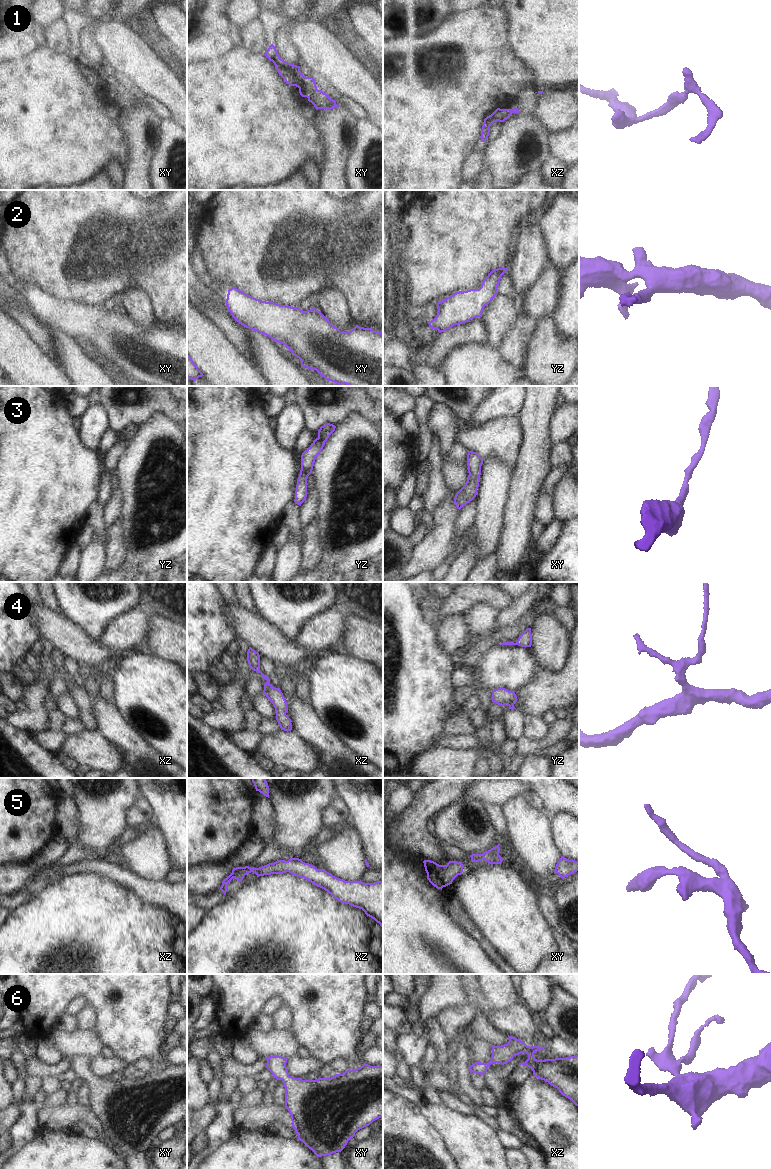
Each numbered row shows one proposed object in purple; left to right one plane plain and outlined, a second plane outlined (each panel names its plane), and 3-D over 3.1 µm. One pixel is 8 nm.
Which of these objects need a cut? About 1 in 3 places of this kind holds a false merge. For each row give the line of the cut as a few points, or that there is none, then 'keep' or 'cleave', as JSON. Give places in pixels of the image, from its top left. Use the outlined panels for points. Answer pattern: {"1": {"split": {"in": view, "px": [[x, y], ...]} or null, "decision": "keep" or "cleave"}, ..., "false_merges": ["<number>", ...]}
{"1": {"split": null, "decision": "keep"}, "2": {"split": null, "decision": "keep"}, "3": {"split": null, "decision": "keep"}, "4": {"split": null, "decision": "keep"}, "5": {"split": null, "decision": "keep"}, "6": {"split": null, "decision": "keep"}, "false_merges": []}

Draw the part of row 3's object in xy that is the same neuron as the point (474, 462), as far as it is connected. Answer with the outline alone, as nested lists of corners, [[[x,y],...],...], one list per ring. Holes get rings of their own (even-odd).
[[[468,452],[467,466],[469,475],[465,485],[454,497],[454,503],[459,510],[476,497],[480,482],[482,464],[483,459],[476,452]]]

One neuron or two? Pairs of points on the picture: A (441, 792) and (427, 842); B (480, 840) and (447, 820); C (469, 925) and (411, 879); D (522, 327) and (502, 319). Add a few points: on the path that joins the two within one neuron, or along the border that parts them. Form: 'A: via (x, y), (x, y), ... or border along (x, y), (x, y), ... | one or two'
A: via (429, 804), (420, 813), (420, 830) | one
B: via (472, 833), (462, 825), (455, 825) | one
C: border along (443, 902), (445, 911), (458, 924) | two
D: border along (521, 312), (503, 335), (500, 344) | two

